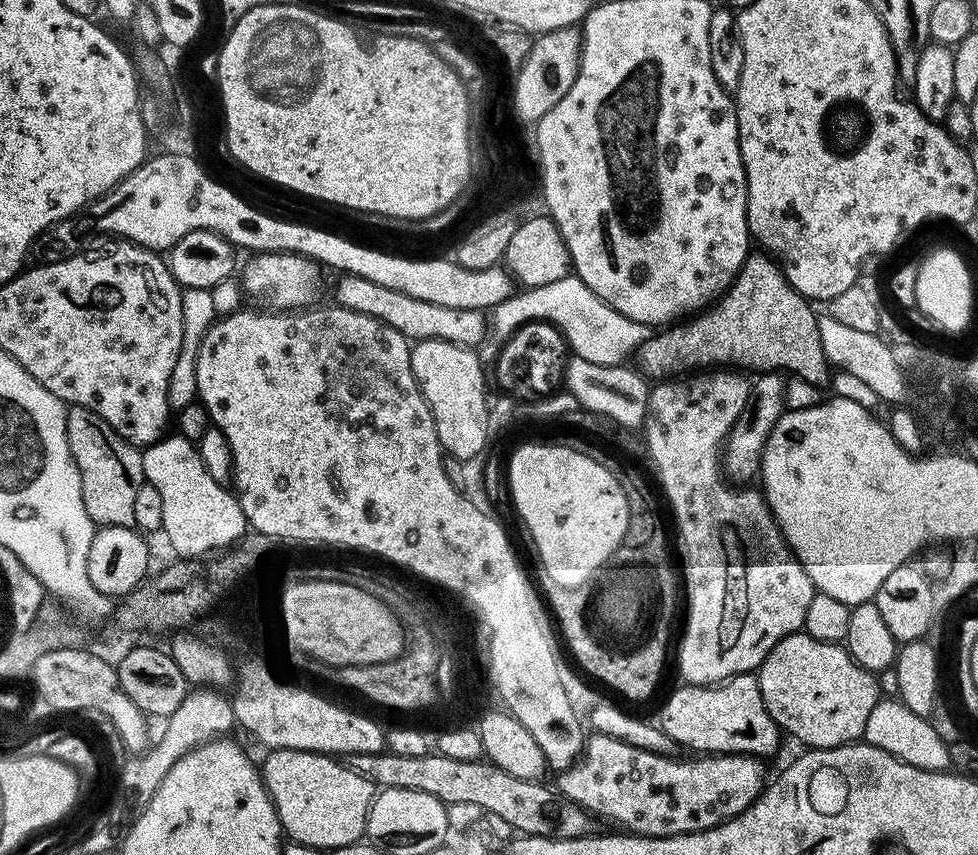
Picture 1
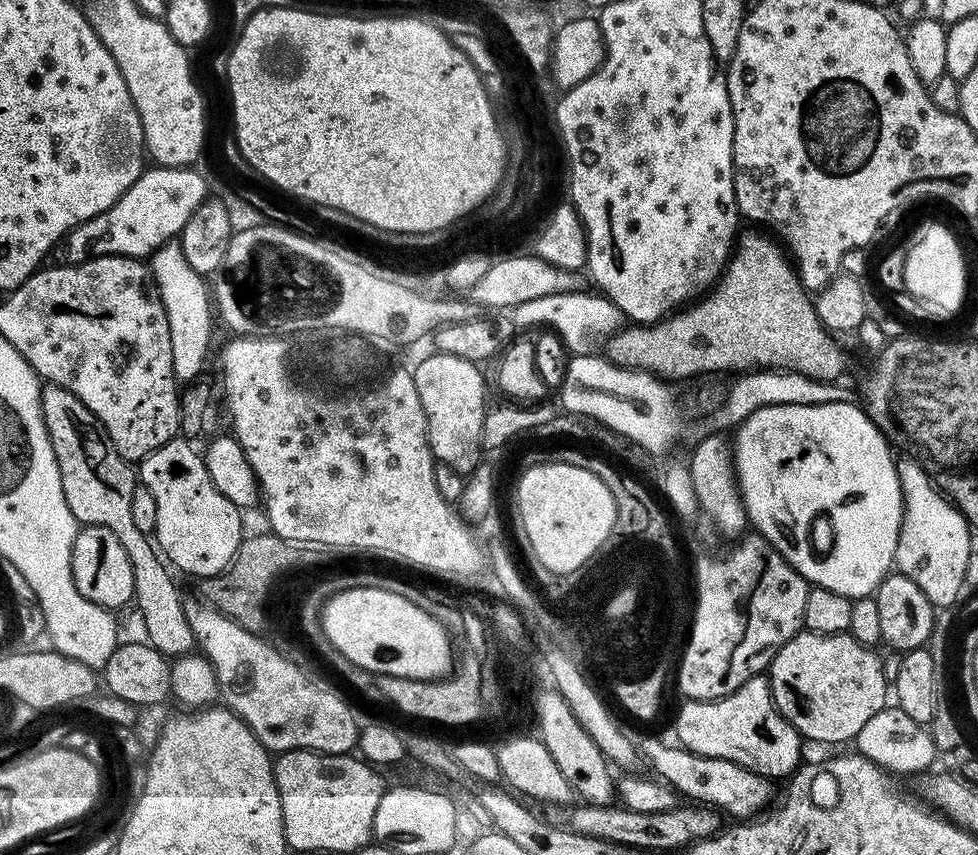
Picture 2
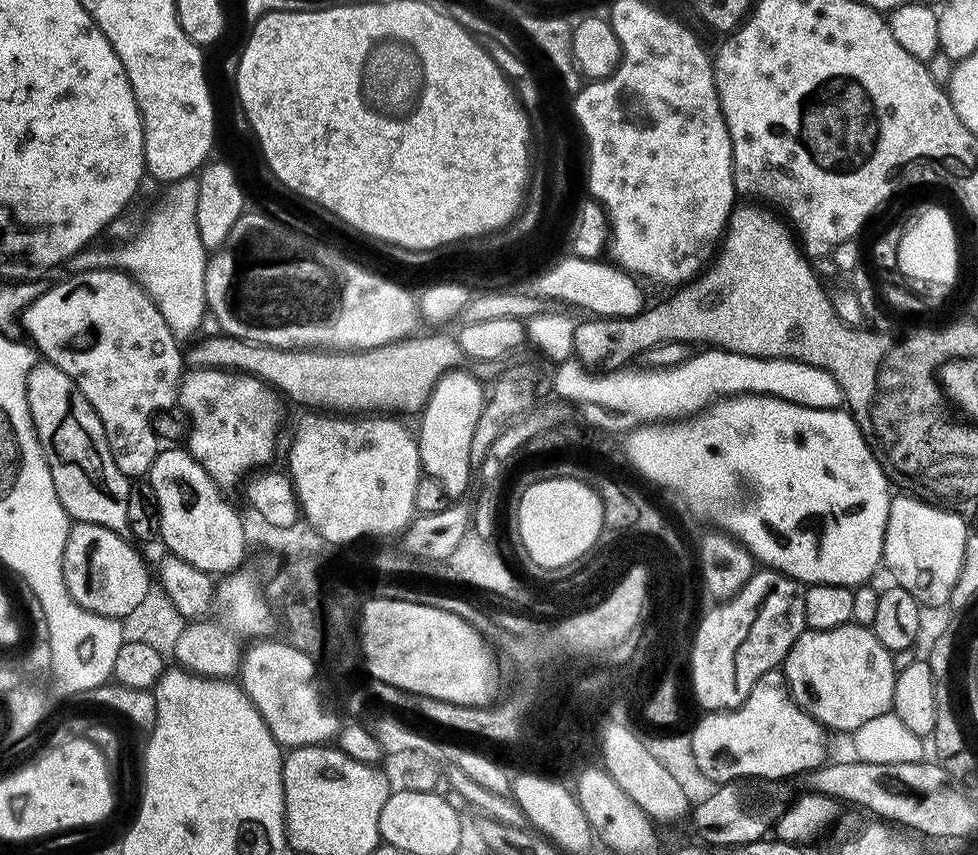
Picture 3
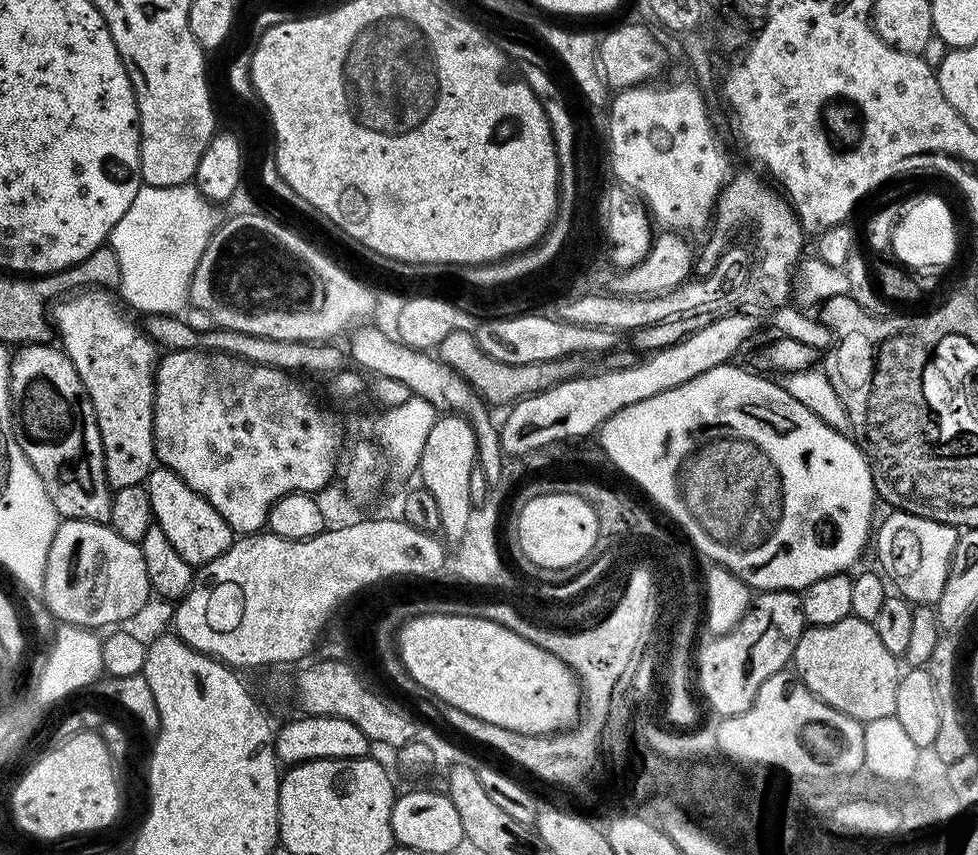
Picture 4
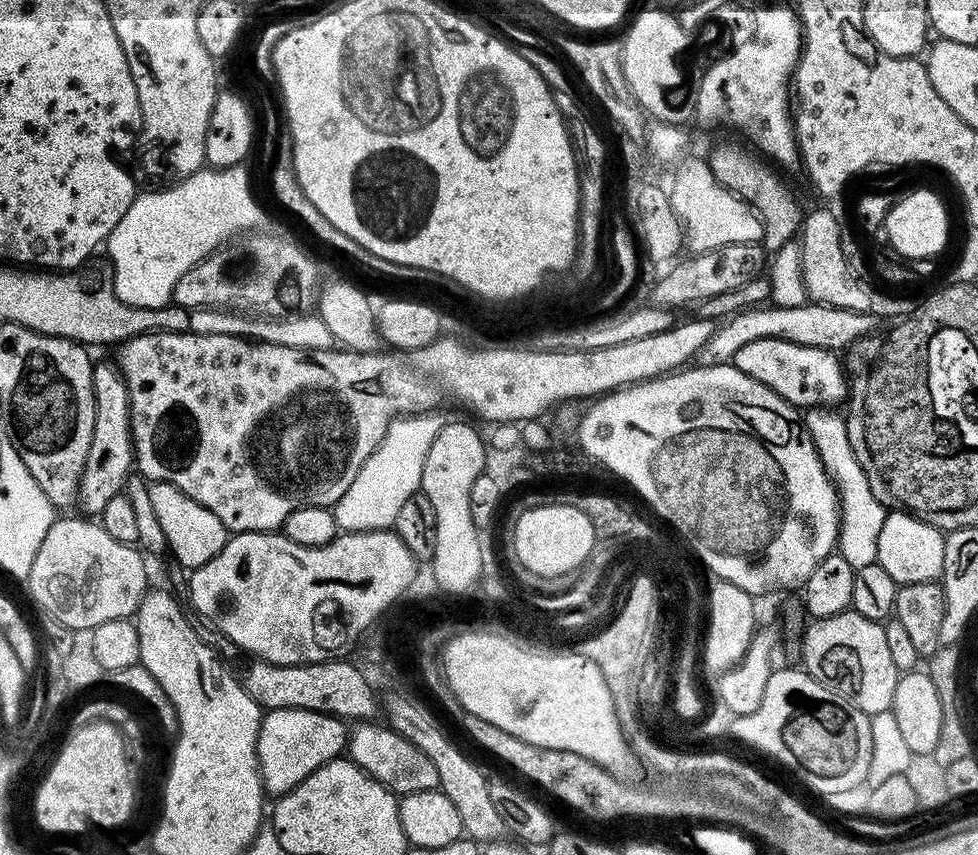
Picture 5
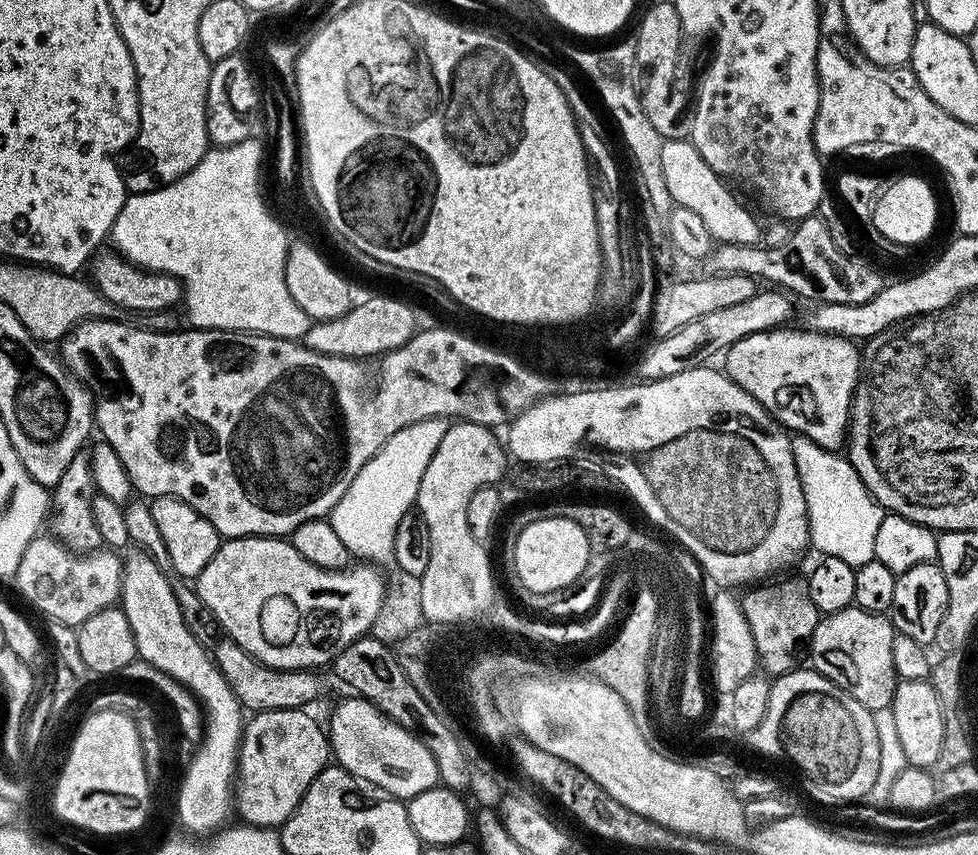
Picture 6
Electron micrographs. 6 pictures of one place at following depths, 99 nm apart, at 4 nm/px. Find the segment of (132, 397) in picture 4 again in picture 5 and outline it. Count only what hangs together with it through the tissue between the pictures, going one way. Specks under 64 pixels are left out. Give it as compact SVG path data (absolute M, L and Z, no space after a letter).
M97 363L92 370L92 385L94 386L94 438L90 438L90 454L86 454L86 462L82 470L82 478L80 479L80 495L78 497L78 508L81 508L83 515L88 518L99 517L100 511L106 506L106 502L110 502L110 498L121 495L124 492L124 483L128 477L134 472L134 453L132 451L132 423L130 422L130 406L128 405L128 387L124 385L124 378L120 374L120 369L115 363L108 364Z

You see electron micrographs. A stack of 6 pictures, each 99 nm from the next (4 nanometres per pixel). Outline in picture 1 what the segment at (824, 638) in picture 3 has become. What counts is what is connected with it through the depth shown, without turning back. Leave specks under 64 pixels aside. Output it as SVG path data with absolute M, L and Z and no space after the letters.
M802 630L779 640L766 654L758 679L770 718L809 749L837 748L859 741L870 710L882 698L877 677L856 662L844 644L818 642Z

